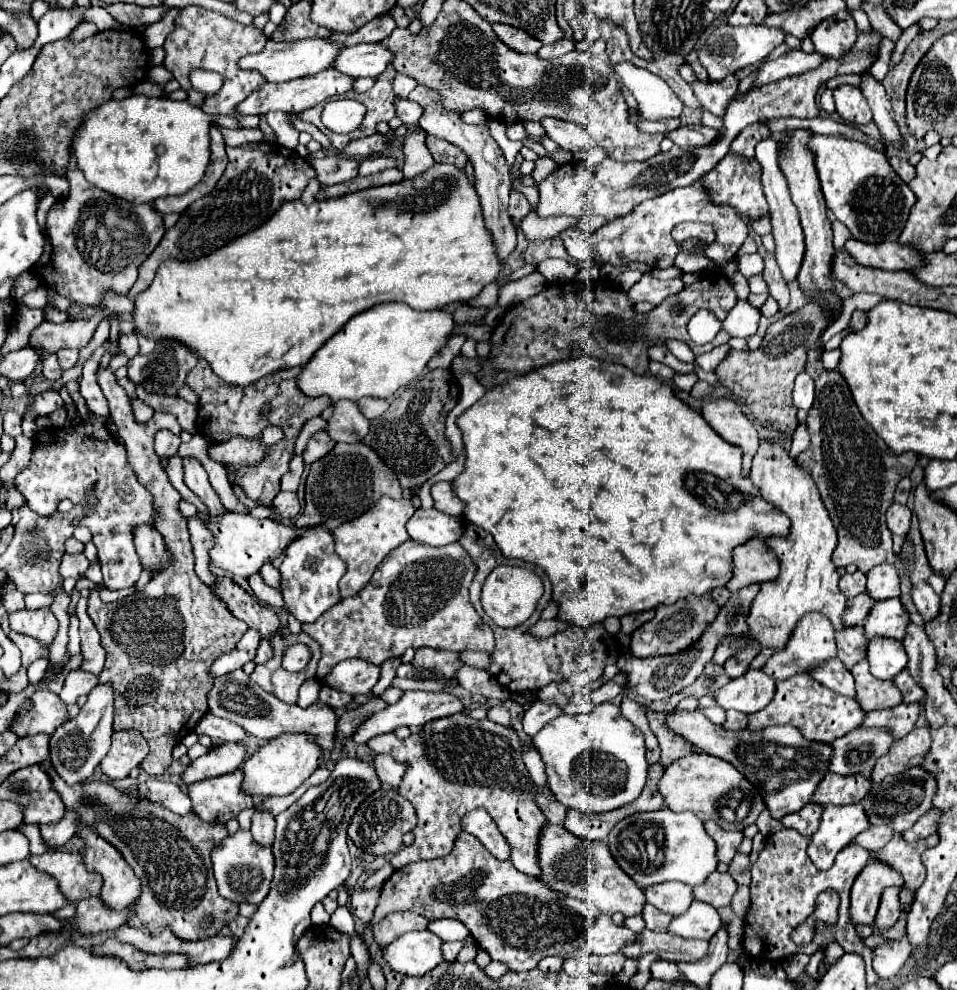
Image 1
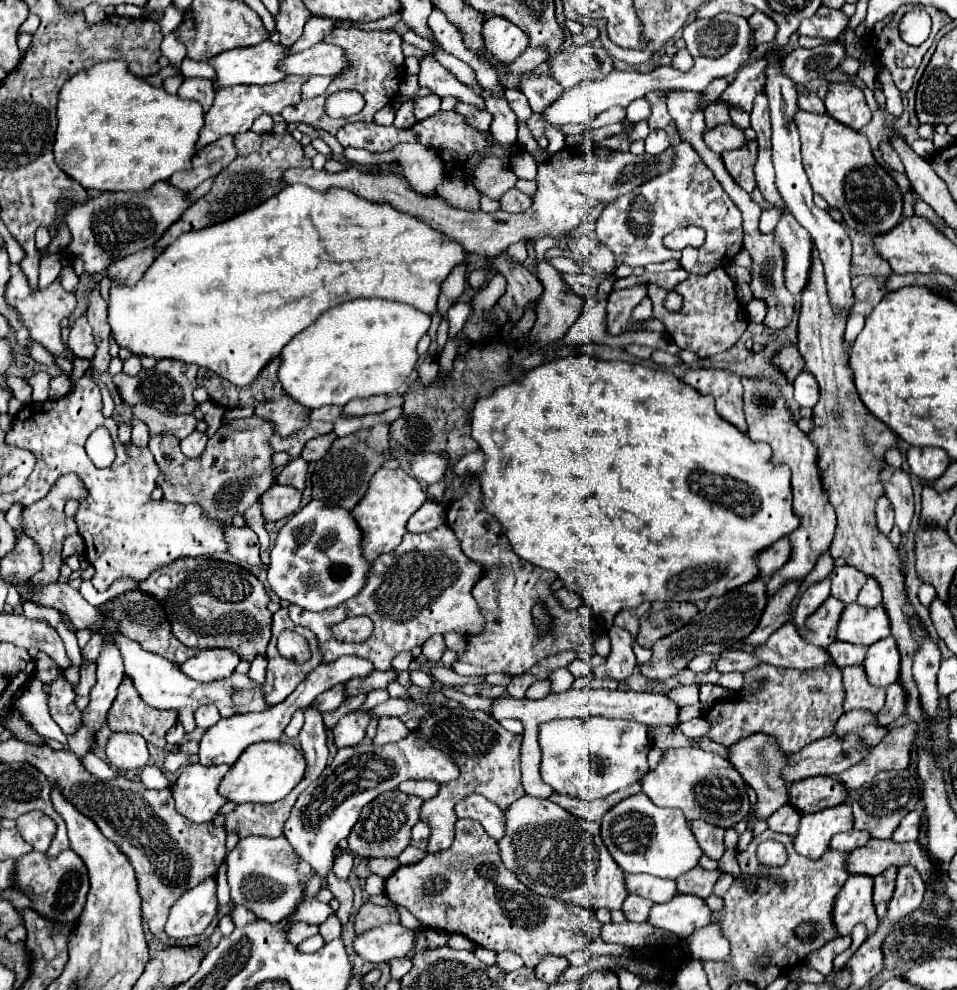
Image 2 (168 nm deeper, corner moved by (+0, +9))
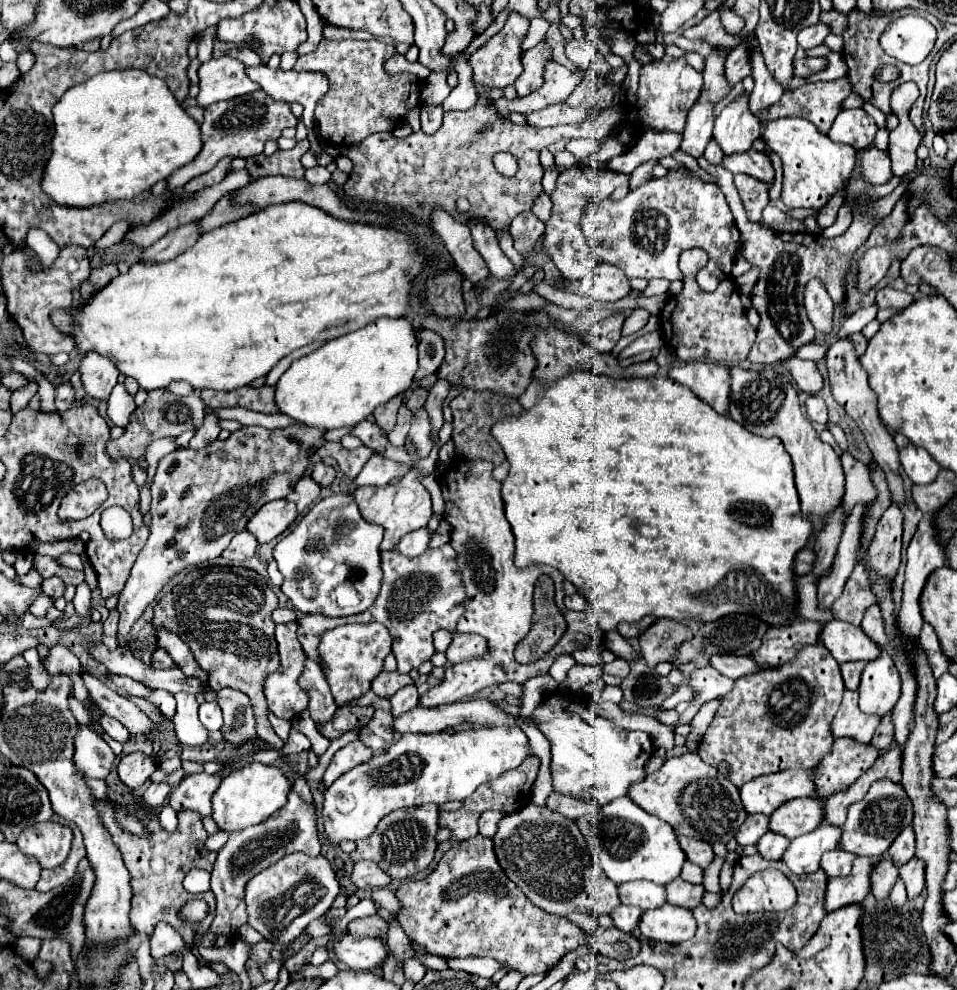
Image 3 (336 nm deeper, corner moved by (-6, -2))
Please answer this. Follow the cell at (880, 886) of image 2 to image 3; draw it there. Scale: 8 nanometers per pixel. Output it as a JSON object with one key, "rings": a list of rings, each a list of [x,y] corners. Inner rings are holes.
{"rings":[[[882,861],[872,871],[872,895],[876,901],[886,901],[898,879],[898,867],[892,861]]]}

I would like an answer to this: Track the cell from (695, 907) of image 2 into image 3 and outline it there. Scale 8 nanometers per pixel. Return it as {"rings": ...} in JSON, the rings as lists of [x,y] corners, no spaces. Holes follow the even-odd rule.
{"rings":[[[664,905],[660,909],[646,911],[638,925],[642,937],[660,943],[684,943],[696,933],[696,919],[690,909],[680,909],[676,905]]]}

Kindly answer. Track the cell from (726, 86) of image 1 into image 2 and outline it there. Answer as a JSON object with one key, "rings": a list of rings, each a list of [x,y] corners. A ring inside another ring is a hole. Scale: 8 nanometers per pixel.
{"rings":[[[716,102],[714,106],[708,106],[704,110],[704,118],[706,118],[706,128],[714,128],[718,124],[728,124],[730,122],[728,110],[722,106],[722,102]]]}

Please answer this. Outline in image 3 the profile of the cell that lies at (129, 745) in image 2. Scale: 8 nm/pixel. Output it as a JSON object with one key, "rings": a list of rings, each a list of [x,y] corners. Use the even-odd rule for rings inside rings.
{"rings":[[[142,751],[122,755],[122,759],[118,763],[118,775],[130,789],[142,787],[154,771],[156,771],[154,759]]]}

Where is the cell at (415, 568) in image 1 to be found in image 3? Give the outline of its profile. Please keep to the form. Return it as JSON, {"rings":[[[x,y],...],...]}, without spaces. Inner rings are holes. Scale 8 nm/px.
{"rings":[[[442,545],[438,549],[428,549],[426,553],[422,553],[420,557],[404,557],[396,551],[388,551],[388,553],[382,553],[382,571],[384,571],[384,577],[382,577],[382,589],[380,589],[380,595],[376,597],[376,601],[364,611],[364,613],[358,613],[358,615],[352,615],[352,617],[324,617],[324,615],[302,615],[298,619],[298,639],[306,651],[308,657],[316,657],[316,663],[324,669],[324,661],[320,657],[320,651],[318,651],[318,645],[320,645],[320,639],[326,631],[338,627],[338,625],[344,625],[344,623],[370,623],[370,621],[378,621],[382,623],[390,635],[392,635],[392,653],[396,655],[396,661],[398,661],[398,673],[410,673],[412,669],[416,669],[418,665],[422,665],[424,661],[428,661],[434,653],[434,645],[432,645],[432,635],[440,629],[448,629],[450,633],[456,629],[456,623],[458,619],[462,617],[464,613],[464,583],[462,583],[462,577],[460,577],[460,567],[458,567],[458,561],[456,561],[456,551],[452,549],[452,545]]]}

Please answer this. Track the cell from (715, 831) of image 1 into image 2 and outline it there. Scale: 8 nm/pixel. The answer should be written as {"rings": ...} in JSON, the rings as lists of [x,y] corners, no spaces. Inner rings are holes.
{"rings":[[[694,820],[690,822],[690,830],[700,846],[700,850],[712,858],[712,860],[720,860],[720,856],[724,854],[724,832],[726,830],[718,830],[716,826],[710,826],[702,820]]]}

